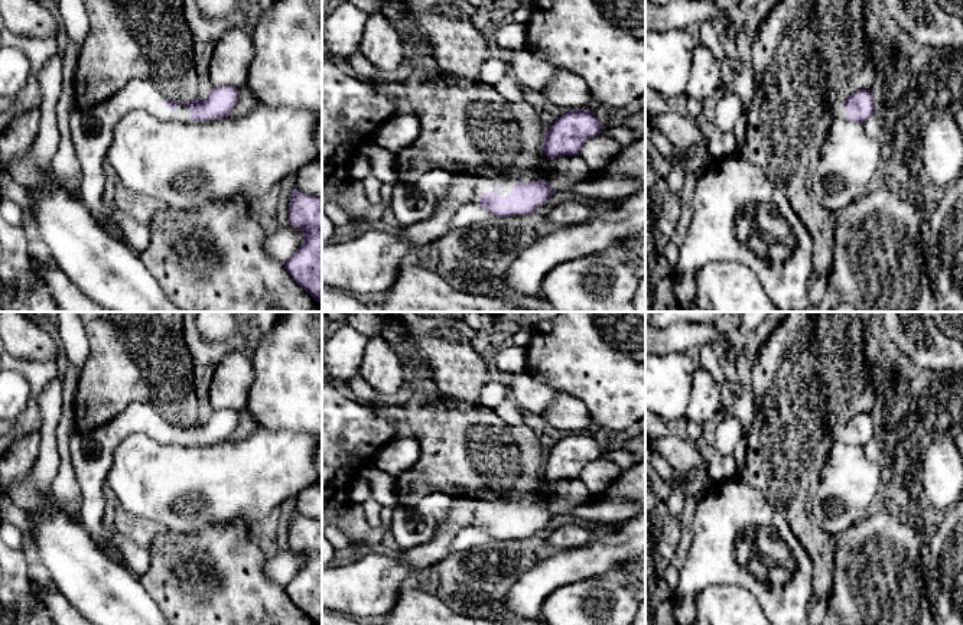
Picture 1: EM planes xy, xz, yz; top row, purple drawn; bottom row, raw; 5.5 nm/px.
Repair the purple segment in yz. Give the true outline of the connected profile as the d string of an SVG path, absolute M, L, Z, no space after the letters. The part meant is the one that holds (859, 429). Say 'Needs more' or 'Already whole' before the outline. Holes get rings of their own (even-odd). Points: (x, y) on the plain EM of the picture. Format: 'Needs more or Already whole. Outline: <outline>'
Needs more. Outline: M859 413L845 424L840 424L836 433L837 439L863 447L875 437L875 426L871 413Z

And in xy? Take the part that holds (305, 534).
Already whole. Outline: M296 511L289 527L289 548L303 556L300 572L284 586L290 600L316 625L322 625L322 521Z

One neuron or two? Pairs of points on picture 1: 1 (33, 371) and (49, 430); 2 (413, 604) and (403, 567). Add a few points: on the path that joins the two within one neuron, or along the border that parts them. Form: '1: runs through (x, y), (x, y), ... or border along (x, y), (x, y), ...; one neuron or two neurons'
1: border along (57, 374), (39, 396), (41, 429); two neurons
2: border along (402, 585), (390, 609); two neurons

